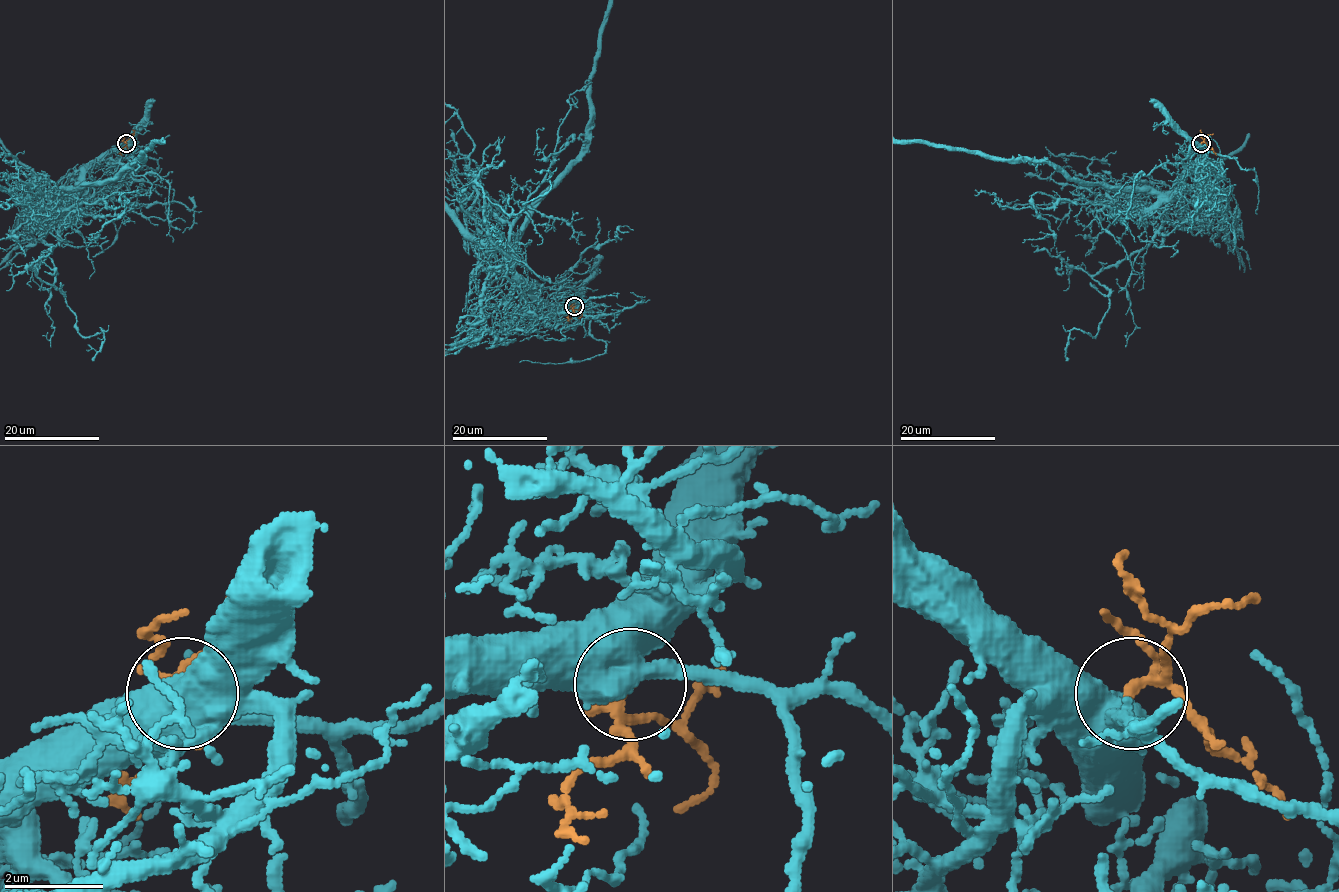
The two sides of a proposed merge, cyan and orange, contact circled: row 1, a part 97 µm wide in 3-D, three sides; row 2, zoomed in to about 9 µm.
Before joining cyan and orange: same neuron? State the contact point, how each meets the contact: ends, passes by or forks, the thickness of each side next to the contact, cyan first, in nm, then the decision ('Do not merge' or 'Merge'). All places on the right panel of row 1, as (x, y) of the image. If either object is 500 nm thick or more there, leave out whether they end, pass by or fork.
Place: (1201, 143). Thickness 550 nm (cyan) against 140 nm. Merge

